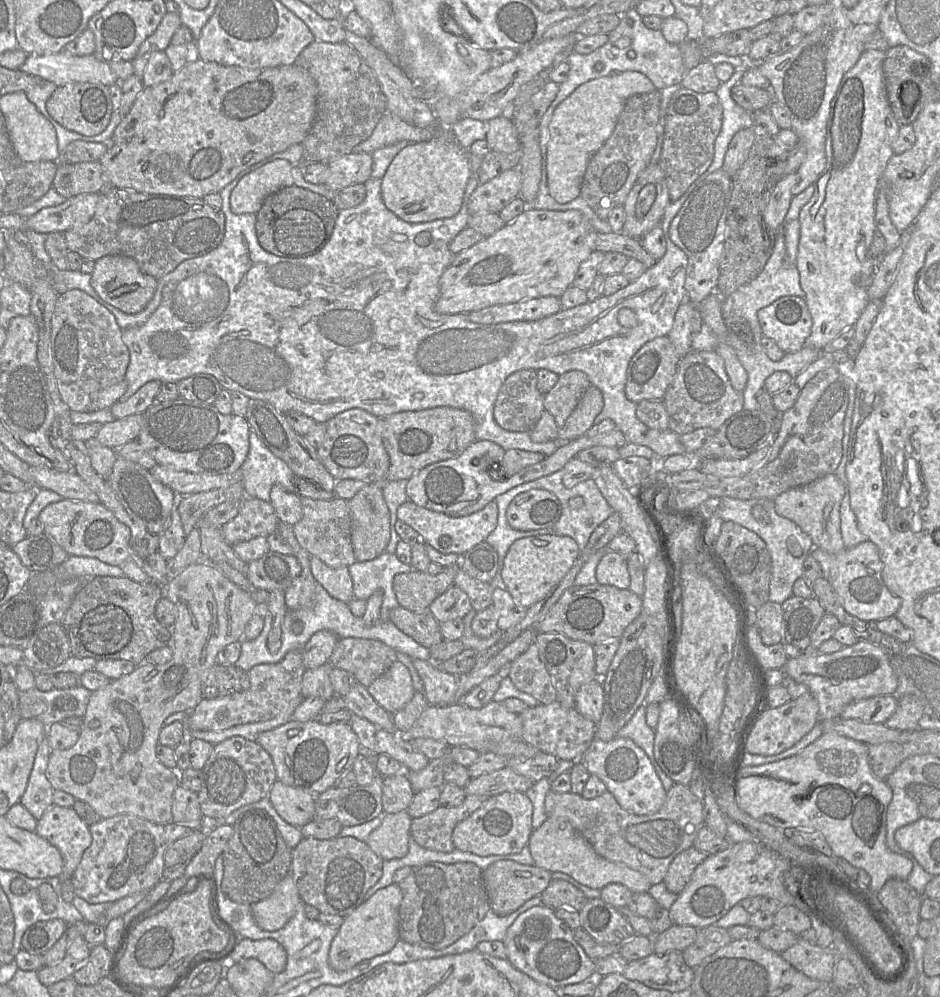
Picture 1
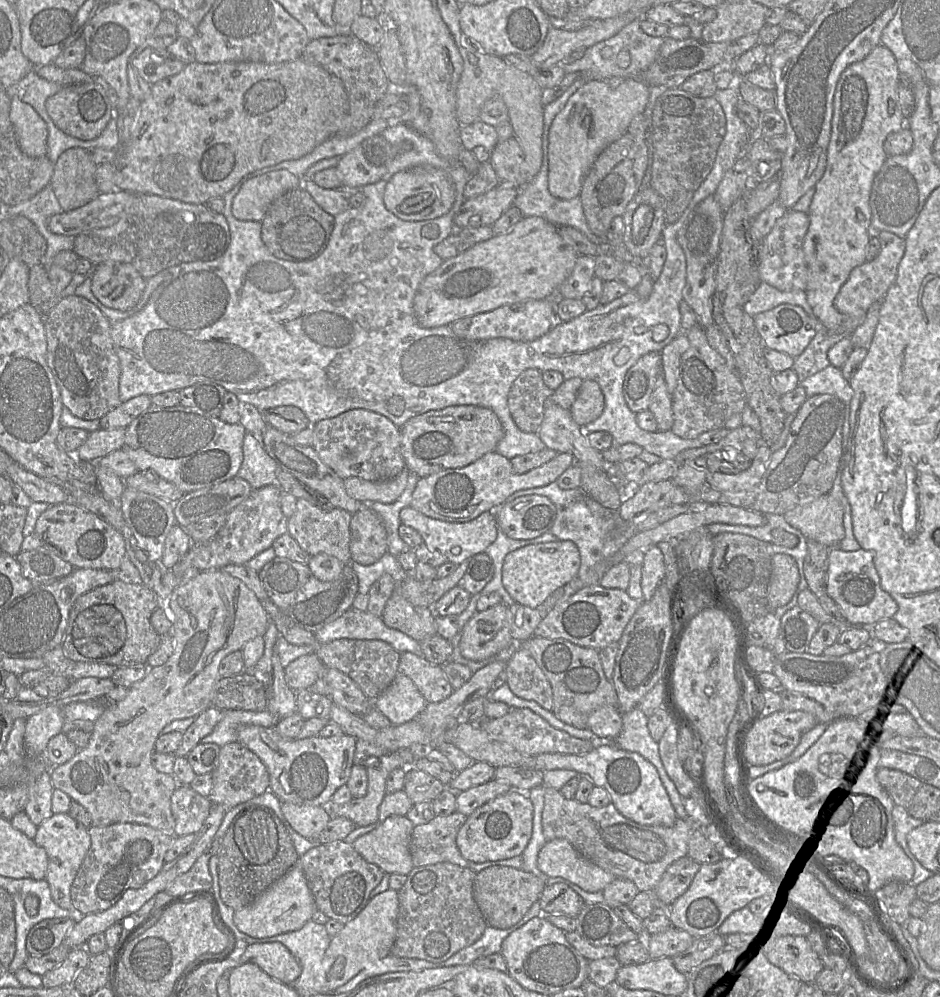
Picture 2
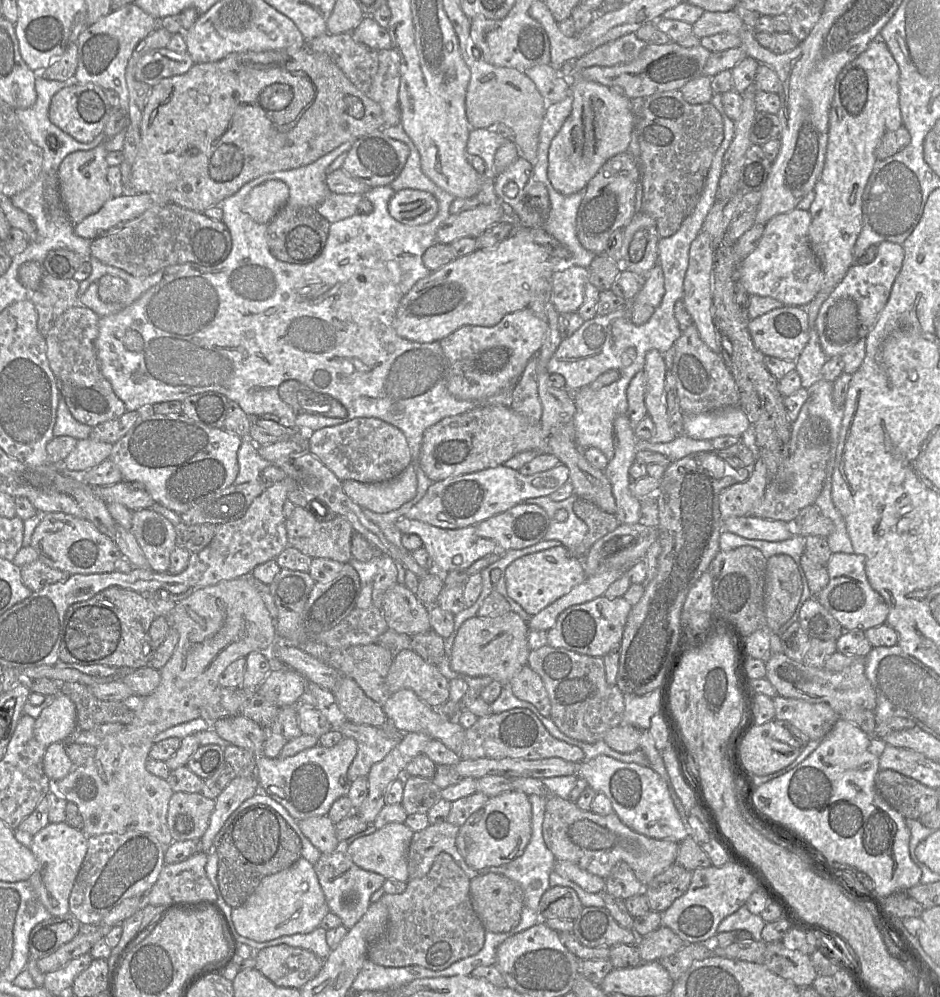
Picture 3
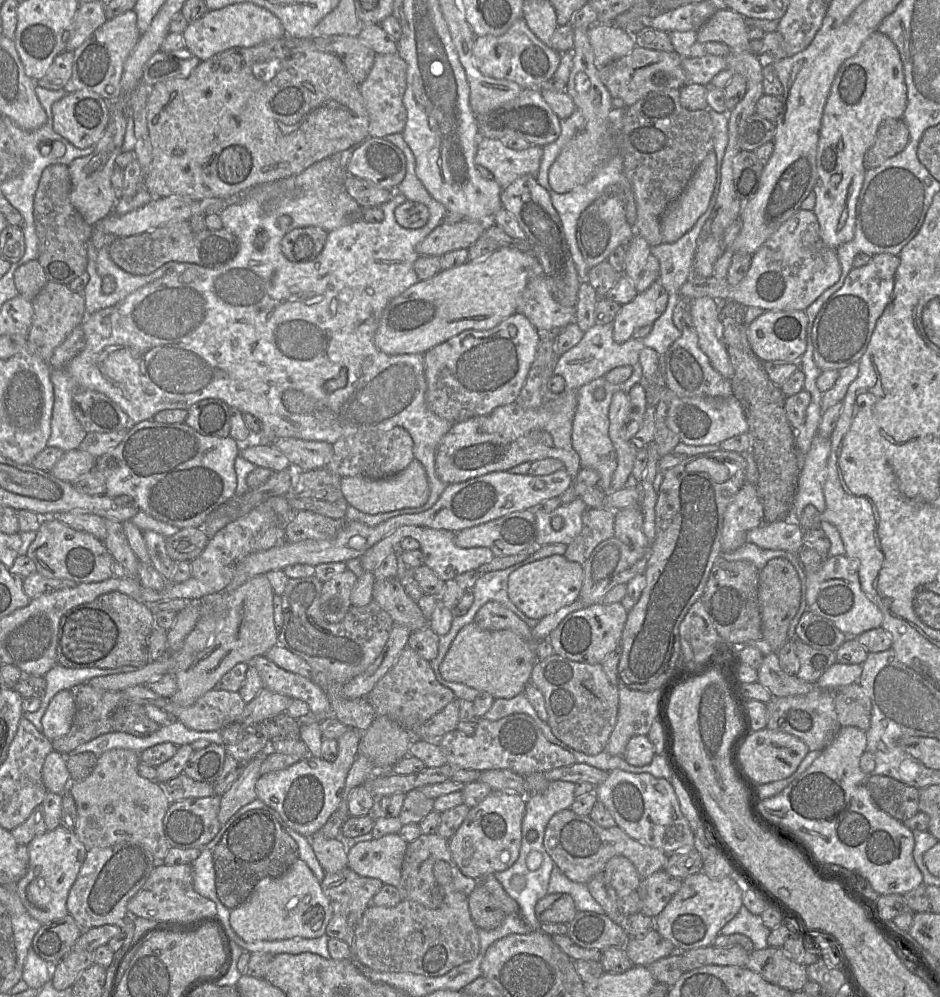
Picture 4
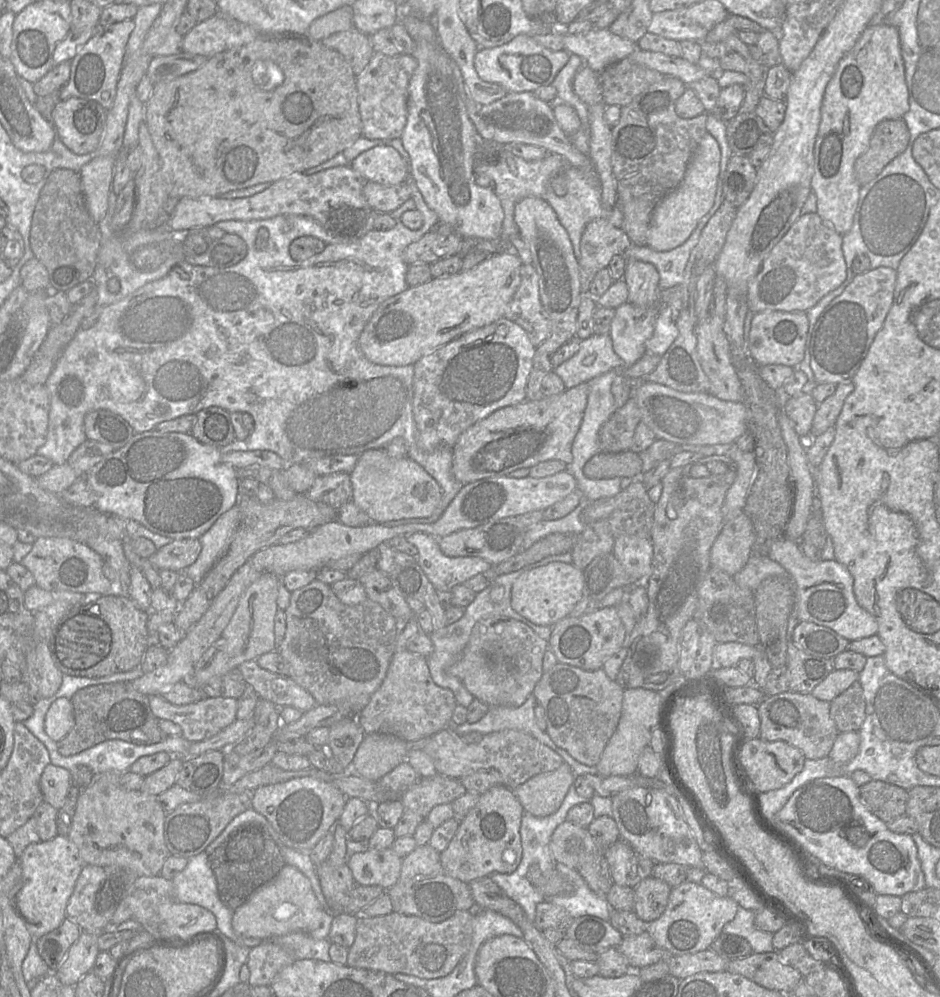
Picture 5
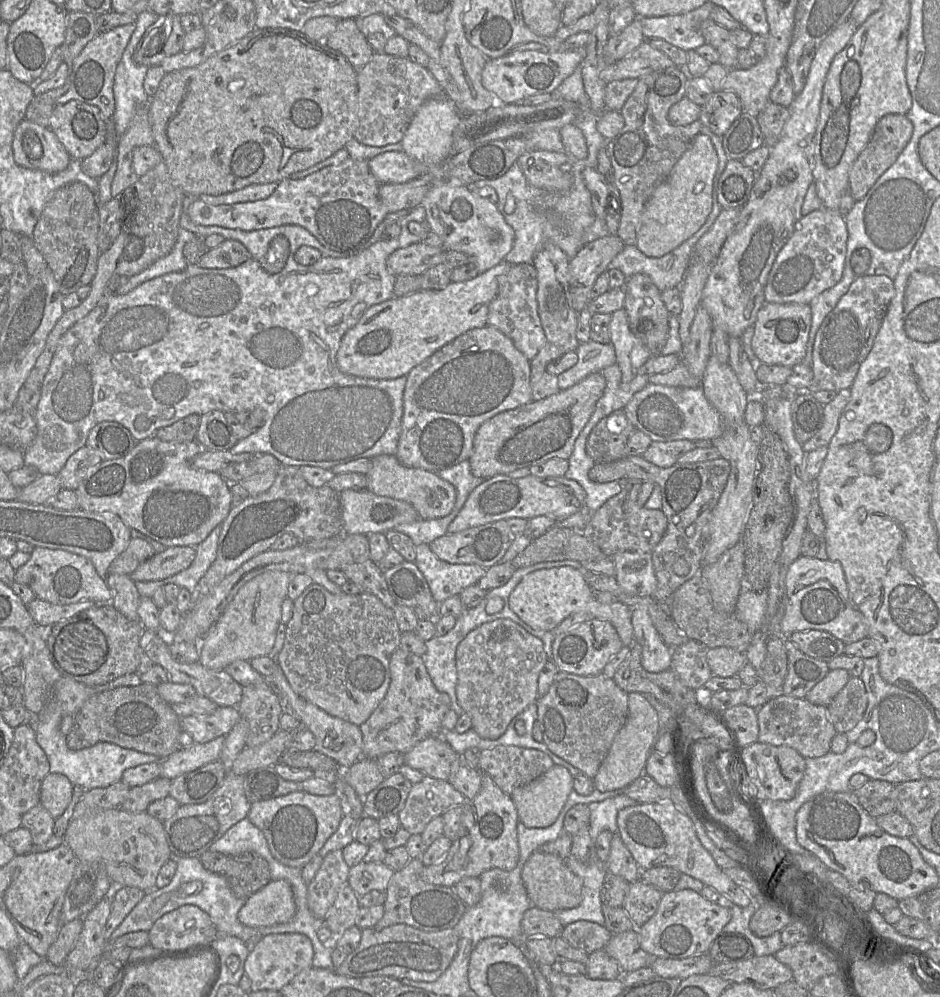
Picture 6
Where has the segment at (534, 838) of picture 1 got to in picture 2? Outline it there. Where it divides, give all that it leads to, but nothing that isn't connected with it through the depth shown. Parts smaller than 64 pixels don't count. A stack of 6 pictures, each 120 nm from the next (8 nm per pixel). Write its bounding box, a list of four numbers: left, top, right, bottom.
[537,839,615,893]

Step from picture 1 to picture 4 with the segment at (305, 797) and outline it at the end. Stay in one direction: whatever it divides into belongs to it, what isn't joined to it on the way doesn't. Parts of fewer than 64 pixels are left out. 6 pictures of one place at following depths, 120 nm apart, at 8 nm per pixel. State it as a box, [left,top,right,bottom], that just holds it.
[310,833,348,873]

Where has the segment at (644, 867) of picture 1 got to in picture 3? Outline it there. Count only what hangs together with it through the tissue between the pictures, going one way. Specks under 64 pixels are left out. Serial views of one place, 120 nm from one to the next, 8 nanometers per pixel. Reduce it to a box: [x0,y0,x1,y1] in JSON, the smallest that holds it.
[511,777,679,886]

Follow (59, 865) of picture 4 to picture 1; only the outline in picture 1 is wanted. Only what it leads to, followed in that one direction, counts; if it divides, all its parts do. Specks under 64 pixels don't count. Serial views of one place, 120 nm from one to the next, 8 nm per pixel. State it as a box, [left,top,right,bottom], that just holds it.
[35,804,92,903]

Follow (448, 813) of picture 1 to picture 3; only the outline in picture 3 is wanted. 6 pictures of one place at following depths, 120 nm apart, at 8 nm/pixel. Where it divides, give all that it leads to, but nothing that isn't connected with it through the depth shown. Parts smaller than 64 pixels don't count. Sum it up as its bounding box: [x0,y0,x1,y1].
[407,821,479,880]

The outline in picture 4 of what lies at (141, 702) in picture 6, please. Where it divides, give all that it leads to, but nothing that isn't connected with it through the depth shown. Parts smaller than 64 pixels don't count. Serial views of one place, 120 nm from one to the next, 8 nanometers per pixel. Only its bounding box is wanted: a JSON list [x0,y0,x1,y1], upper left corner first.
[52,683,161,755]

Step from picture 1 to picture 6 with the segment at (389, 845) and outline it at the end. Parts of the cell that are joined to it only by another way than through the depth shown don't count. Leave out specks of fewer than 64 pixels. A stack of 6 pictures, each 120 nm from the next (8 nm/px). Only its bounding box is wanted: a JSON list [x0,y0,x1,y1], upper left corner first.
[348,862,395,896]

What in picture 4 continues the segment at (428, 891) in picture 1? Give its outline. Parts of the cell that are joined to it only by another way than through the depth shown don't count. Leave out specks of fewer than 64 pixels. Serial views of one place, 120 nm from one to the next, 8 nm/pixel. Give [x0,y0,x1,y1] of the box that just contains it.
[352,861,479,976]

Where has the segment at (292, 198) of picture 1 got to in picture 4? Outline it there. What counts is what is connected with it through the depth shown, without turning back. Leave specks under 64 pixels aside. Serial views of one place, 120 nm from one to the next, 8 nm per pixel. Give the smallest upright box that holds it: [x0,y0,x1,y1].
[281,226,328,262]

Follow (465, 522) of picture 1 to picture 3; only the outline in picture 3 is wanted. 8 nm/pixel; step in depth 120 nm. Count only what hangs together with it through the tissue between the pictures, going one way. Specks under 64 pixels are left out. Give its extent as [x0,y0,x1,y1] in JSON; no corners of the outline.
[396,517,500,574]

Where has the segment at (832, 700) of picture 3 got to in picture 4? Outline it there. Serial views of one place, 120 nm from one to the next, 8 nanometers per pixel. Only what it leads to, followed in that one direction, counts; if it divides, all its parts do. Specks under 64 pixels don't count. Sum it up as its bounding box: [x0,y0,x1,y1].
[758,652,821,697]

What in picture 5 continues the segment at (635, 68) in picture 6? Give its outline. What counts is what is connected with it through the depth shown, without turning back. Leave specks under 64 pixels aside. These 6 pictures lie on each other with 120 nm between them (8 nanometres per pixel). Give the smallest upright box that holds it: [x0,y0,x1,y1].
[627,47,709,86]

